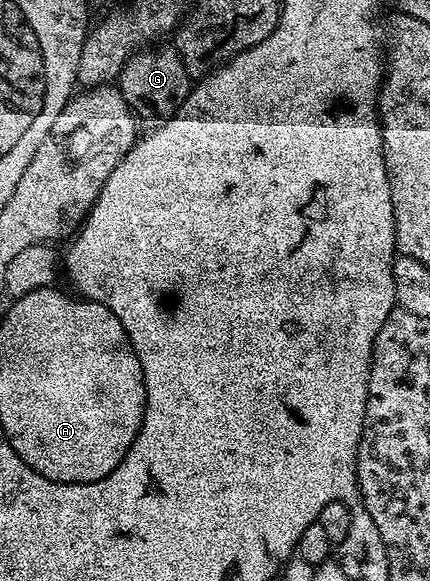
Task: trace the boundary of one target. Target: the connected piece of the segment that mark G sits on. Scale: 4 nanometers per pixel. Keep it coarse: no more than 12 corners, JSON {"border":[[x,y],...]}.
{"border":[[138,51],[119,87],[138,121],[164,122],[191,78],[176,51]]}

